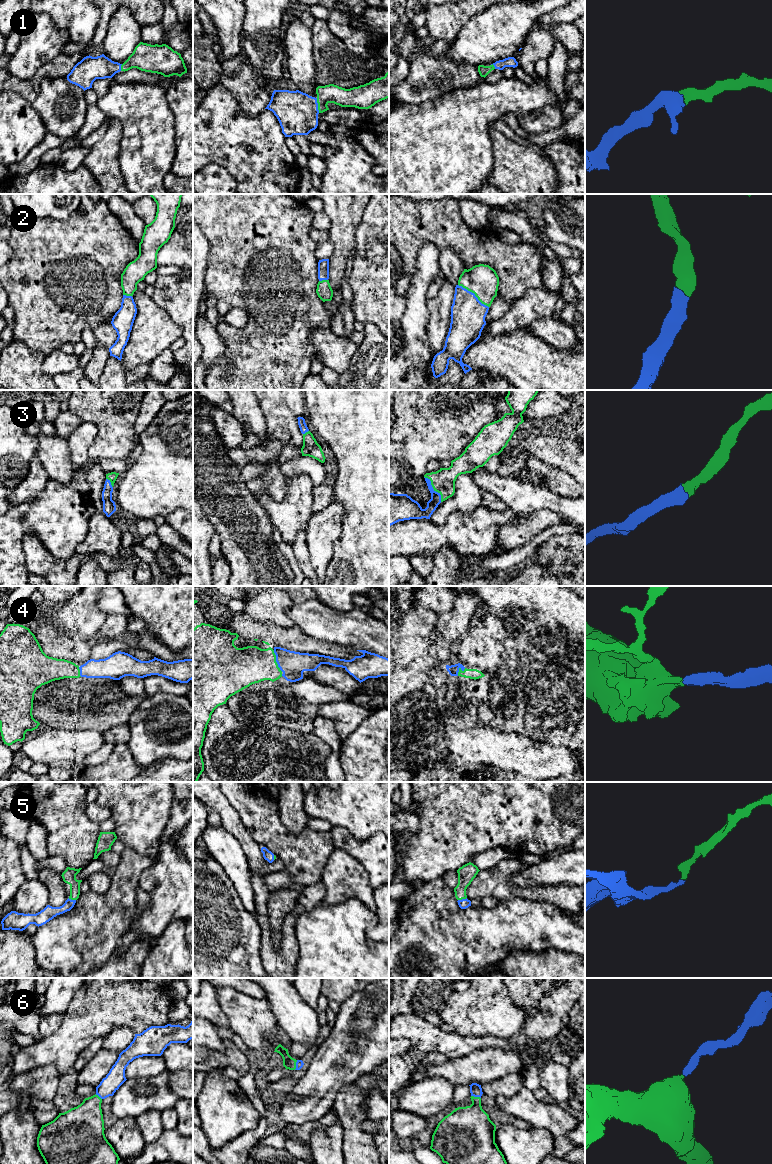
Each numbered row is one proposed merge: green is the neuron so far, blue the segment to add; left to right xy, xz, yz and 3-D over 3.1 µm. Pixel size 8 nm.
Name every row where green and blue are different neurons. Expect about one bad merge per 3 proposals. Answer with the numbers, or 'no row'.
no row

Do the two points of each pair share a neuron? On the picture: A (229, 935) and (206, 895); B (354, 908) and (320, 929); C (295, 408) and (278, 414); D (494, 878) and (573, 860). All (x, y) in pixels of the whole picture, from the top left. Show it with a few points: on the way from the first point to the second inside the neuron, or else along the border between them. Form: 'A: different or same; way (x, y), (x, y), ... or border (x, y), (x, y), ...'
A: same; way (219, 925), (206, 912), (206, 905)
B: same; way (346, 916), (333, 929), (328, 929)
C: different; border (283, 400), (287, 408), (297, 417)
D: different; border (532, 865), (517, 872), (511, 880)

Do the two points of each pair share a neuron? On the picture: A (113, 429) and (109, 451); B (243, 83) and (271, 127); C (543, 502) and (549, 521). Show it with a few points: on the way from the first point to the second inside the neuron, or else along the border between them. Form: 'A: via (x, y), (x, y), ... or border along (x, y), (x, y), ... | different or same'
A: via (113, 434), (113, 442), (109, 446) | same
B: border along (238, 105), (248, 115), (257, 115), (264, 110) | different
C: border along (523, 514), (548, 509), (554, 511), (565, 522) | different

